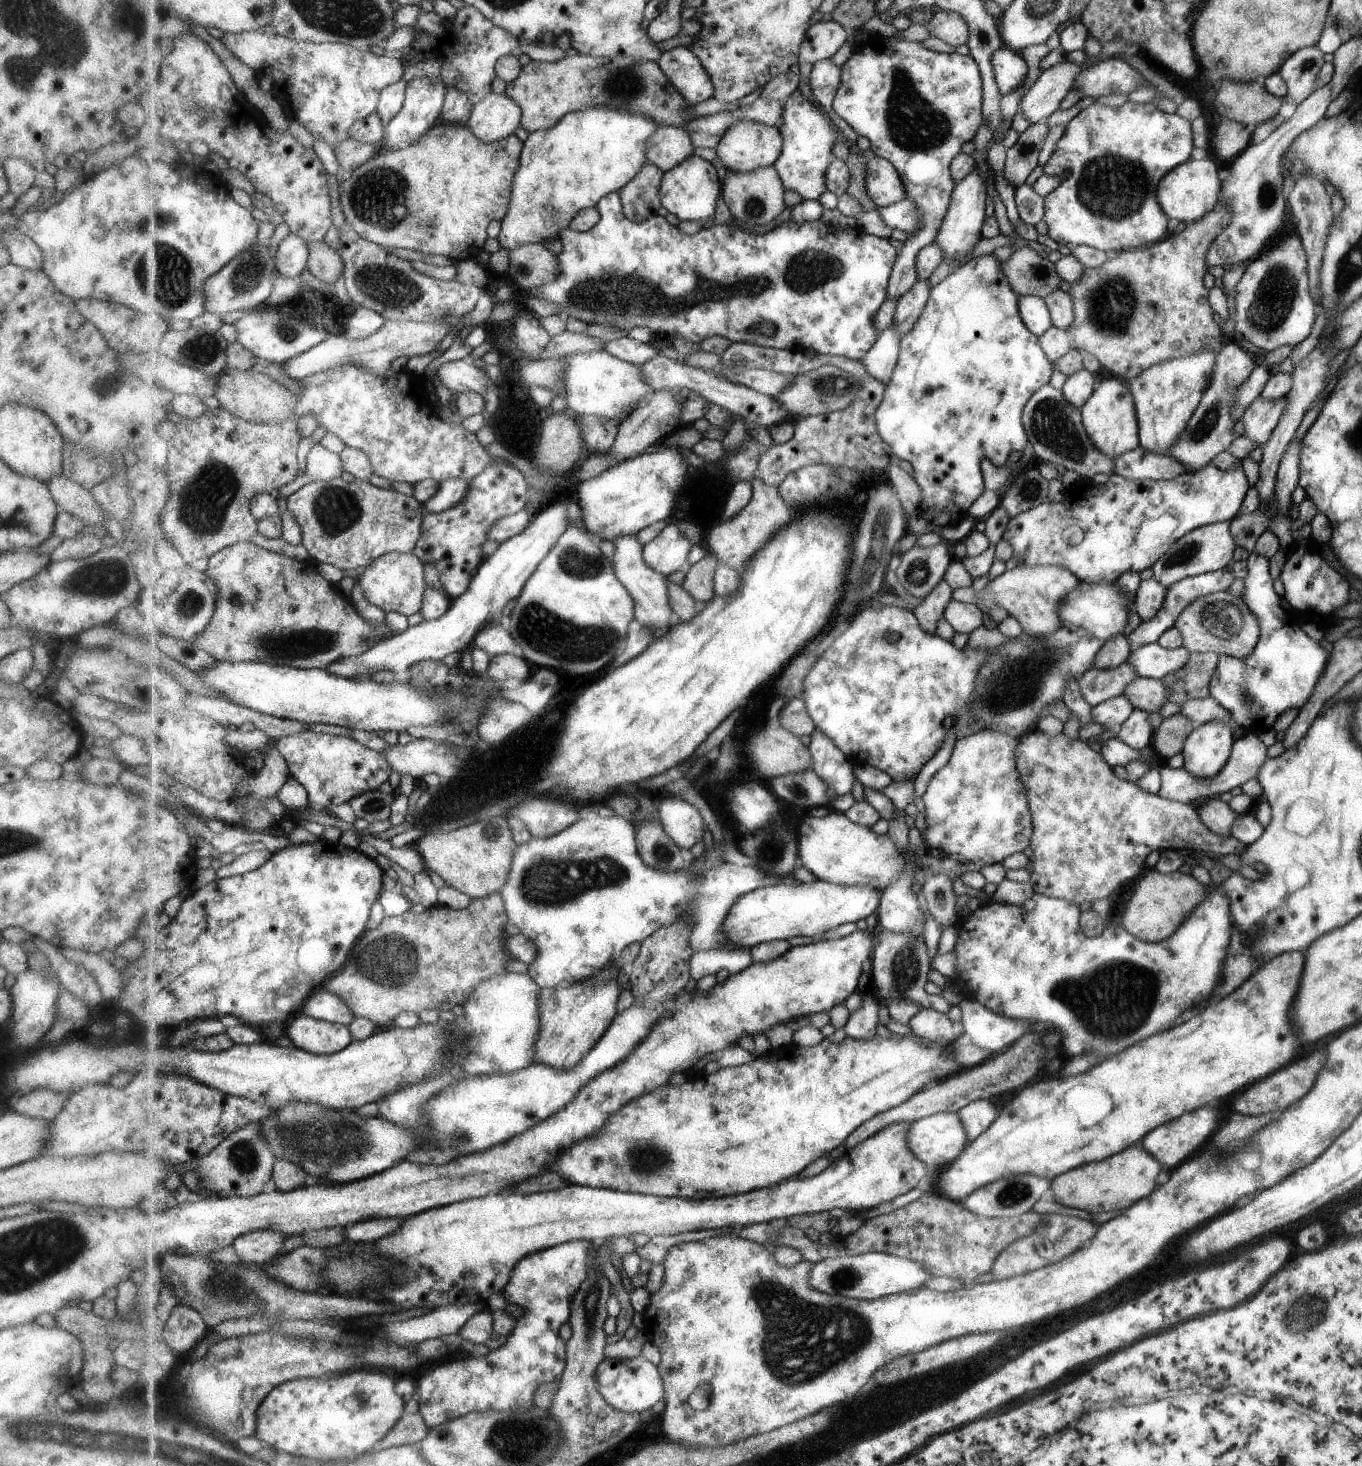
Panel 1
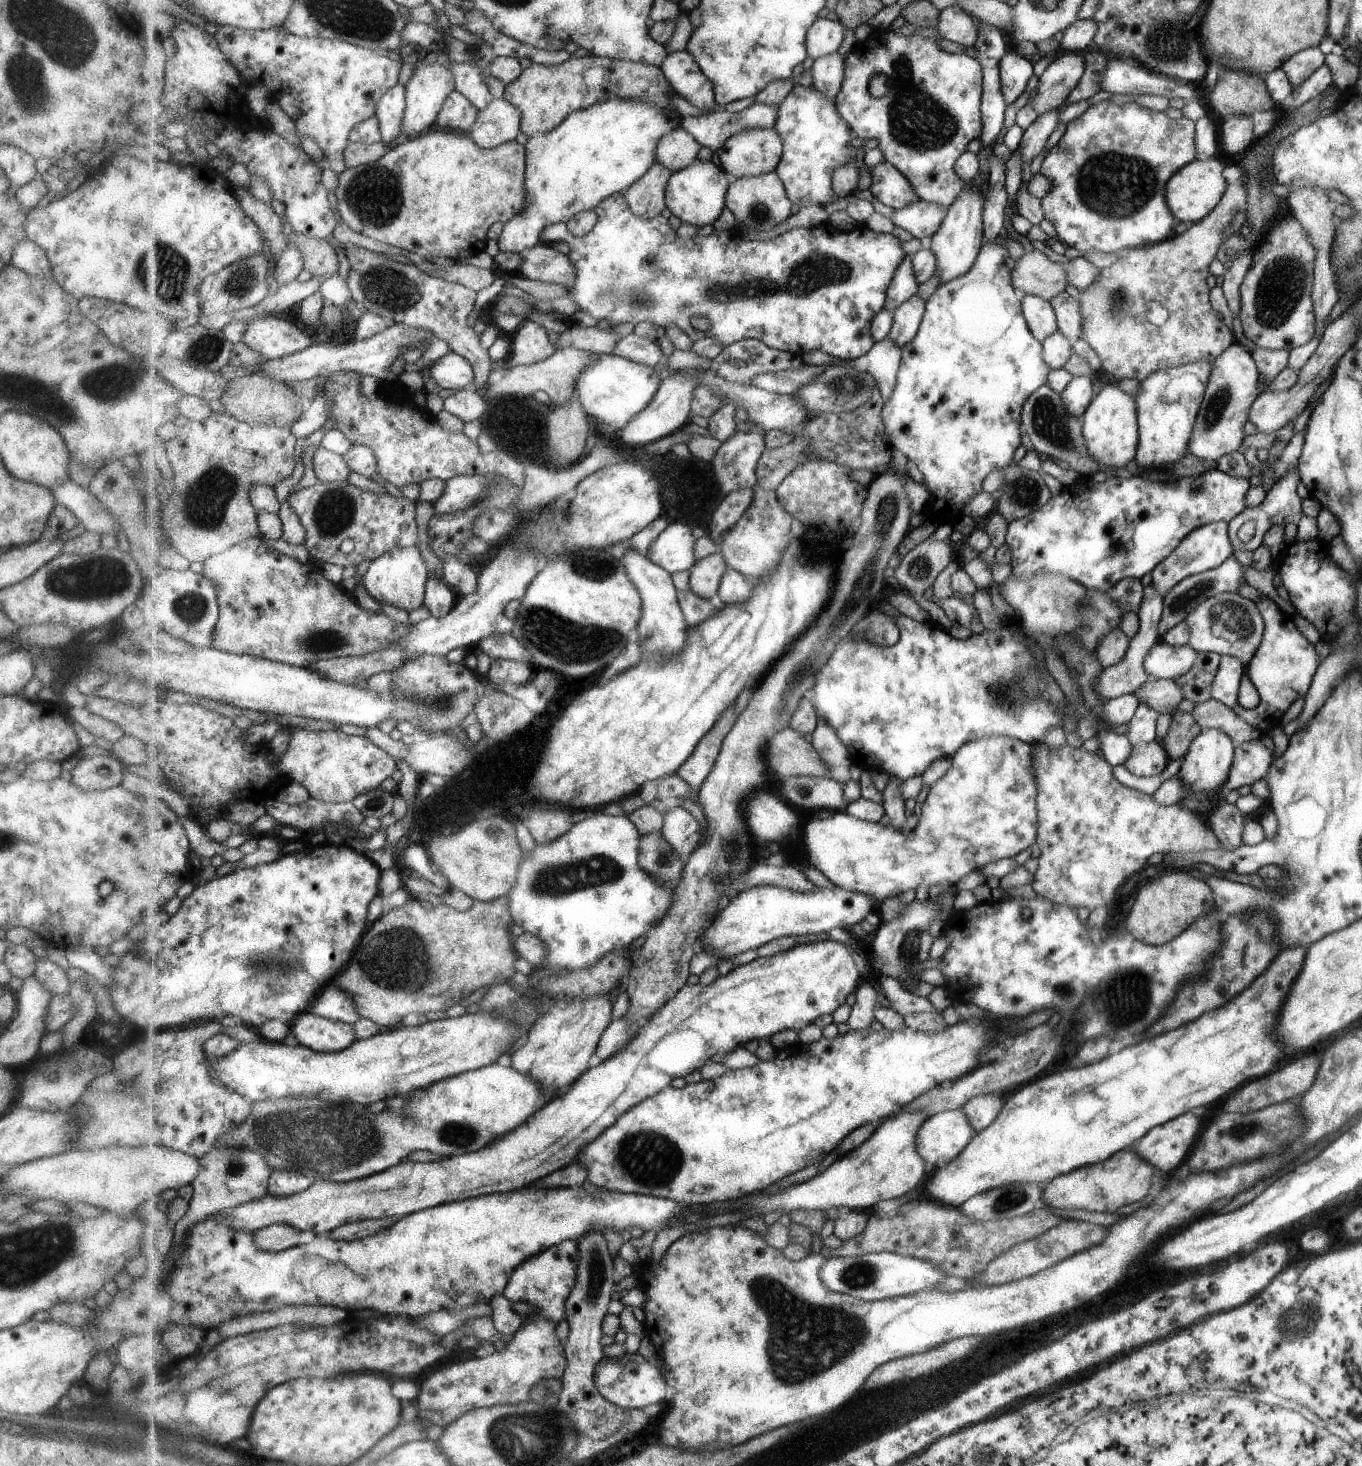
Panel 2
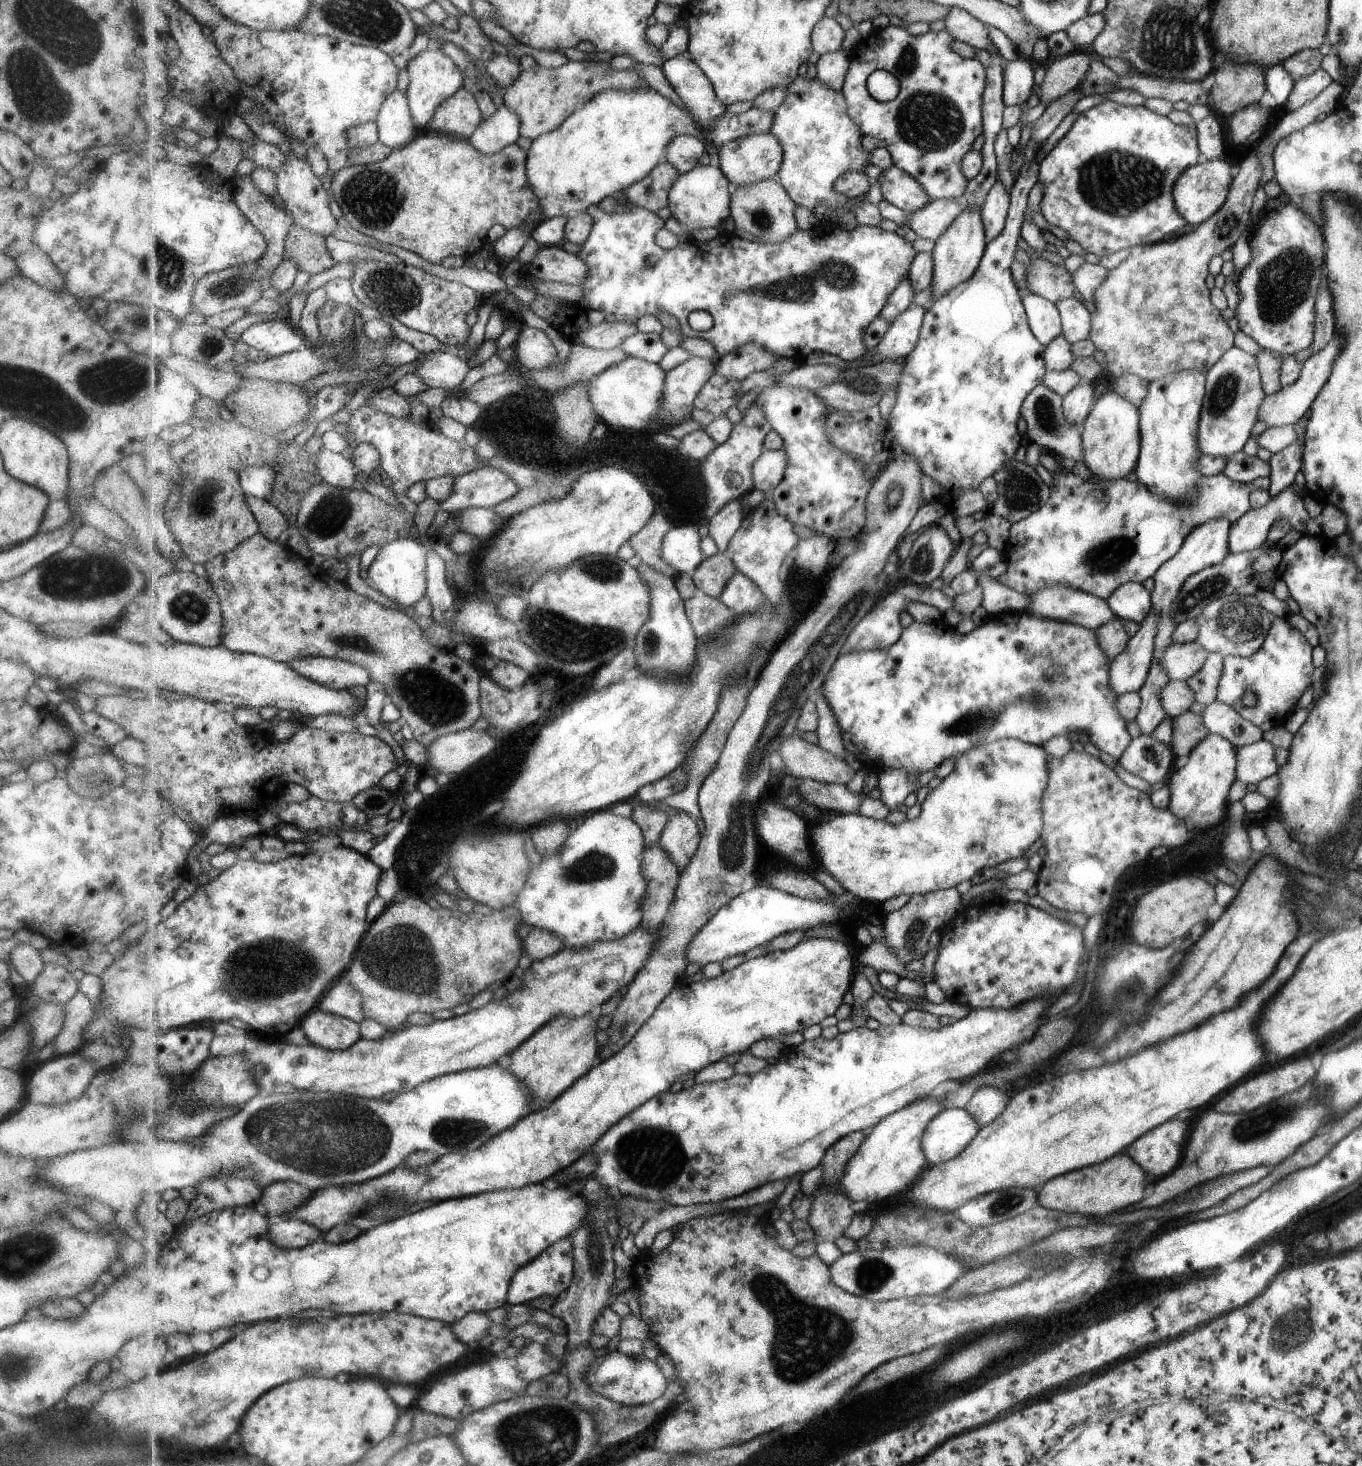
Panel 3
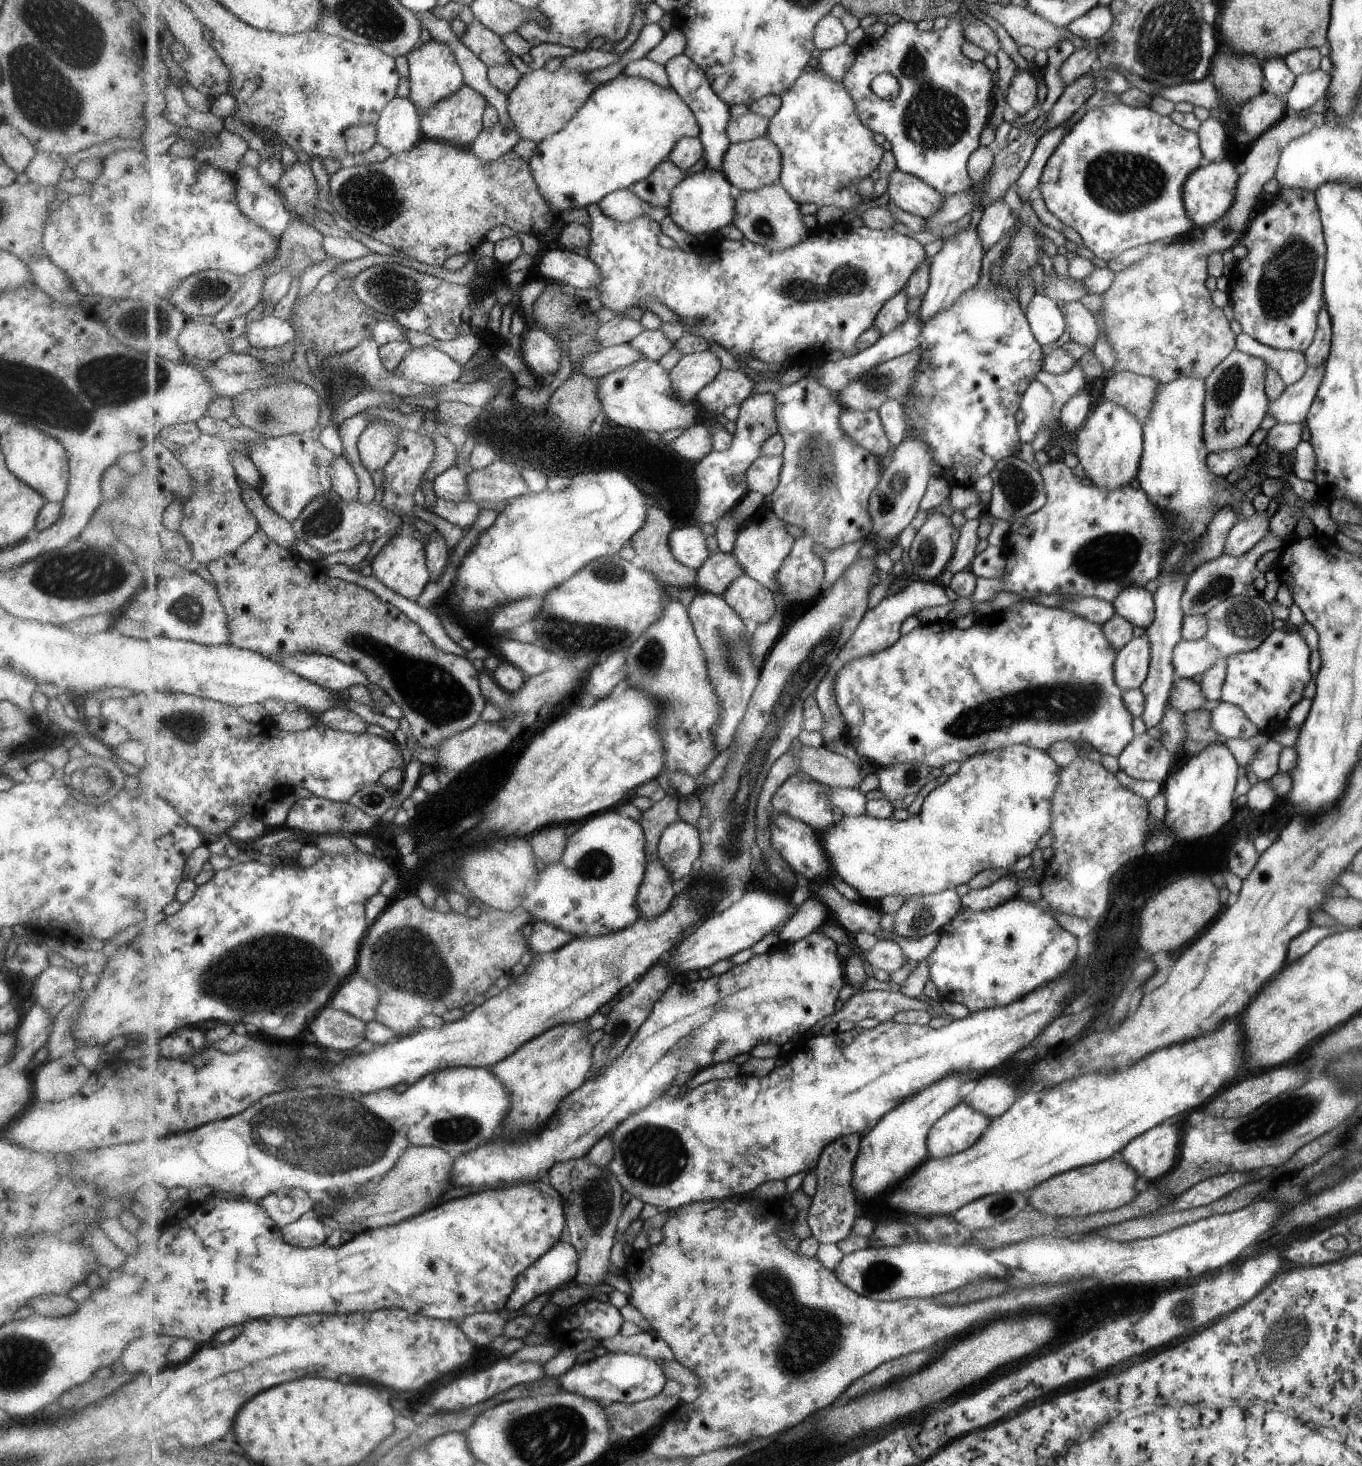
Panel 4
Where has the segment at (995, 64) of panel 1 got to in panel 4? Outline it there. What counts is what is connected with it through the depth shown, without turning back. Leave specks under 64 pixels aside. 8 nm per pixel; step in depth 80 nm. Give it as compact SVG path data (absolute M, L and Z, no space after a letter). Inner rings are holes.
M1018 70L1016 75L1010 80L1004 99L1007 106L1011 107L1022 116L1031 110L1036 104L1035 92L1037 92L1037 73L1025 73Z

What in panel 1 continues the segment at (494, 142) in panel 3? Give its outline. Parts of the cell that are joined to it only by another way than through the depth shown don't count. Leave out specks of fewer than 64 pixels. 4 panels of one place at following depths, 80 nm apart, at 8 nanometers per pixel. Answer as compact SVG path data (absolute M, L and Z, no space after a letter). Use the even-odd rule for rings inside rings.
M491 93L474 105L467 126L484 143L503 140L522 126L521 105L505 93Z

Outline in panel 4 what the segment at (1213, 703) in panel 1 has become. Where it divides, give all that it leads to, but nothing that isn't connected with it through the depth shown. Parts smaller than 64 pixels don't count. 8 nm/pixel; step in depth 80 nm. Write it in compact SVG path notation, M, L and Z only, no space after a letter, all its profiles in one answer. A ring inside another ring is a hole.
M1221 701L1210 710L1212 727L1226 739L1248 739L1259 733L1258 728L1238 706Z

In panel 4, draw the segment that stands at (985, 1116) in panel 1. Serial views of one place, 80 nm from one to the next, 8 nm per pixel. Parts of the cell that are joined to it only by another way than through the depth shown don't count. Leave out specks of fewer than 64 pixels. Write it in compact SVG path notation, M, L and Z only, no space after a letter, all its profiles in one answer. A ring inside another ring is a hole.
M993 1072L989 1076L983 1073L976 1079L976 1084L967 1094L966 1100L972 1109L994 1119L1011 1106L1014 1101L1013 1088L1004 1077L993 1076Z

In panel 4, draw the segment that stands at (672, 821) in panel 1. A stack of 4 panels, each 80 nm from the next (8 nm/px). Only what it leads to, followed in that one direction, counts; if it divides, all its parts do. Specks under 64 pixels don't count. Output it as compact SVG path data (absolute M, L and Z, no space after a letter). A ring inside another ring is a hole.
M679 820L670 824L661 836L658 855L680 886L695 872L700 862L699 832L695 826Z

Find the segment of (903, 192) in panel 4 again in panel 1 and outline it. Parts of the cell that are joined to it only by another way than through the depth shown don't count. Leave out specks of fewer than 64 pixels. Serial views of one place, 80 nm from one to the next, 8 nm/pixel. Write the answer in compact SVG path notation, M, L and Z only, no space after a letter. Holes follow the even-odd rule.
M875 156L868 161L866 177L867 195L878 207L888 207L908 196L902 176L890 160Z

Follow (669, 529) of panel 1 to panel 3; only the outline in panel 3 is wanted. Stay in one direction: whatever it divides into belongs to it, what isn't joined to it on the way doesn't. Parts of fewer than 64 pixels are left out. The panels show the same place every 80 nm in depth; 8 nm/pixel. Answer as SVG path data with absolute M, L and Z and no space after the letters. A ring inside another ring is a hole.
M692 524L672 526L662 544L664 560L672 564L679 573L688 573L692 578L697 567L707 556L702 549L702 536L699 528Z

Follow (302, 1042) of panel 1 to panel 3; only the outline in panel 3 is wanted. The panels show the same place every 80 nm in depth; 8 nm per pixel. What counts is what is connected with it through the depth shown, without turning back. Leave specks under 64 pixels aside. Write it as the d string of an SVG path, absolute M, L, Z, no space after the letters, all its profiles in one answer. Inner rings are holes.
M321 1009L311 1011L301 1028L313 1045L327 1050L347 1050L362 1038L360 1023Z

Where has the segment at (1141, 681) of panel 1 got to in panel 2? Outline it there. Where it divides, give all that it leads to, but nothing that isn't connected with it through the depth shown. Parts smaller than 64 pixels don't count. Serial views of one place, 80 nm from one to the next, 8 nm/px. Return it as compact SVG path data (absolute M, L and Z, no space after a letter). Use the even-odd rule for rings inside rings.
M1148 678L1133 694L1139 702L1146 702L1158 713L1170 716L1176 710L1177 704L1184 698L1180 686L1171 679Z

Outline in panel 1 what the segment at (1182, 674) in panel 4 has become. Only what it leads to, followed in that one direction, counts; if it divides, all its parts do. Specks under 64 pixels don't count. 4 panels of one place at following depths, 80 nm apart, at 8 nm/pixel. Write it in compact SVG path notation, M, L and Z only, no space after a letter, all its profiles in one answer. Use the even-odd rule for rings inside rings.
M1155 642L1132 650L1127 662L1134 668L1137 676L1160 679L1167 673L1173 674L1184 667L1189 655L1190 652L1183 645L1167 650Z

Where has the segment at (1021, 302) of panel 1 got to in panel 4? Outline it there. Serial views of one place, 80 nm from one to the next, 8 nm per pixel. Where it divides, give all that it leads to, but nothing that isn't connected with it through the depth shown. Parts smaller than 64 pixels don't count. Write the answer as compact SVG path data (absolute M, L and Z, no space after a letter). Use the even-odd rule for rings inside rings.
M1033 294L1027 304L1026 319L1035 340L1041 346L1065 338L1065 318L1051 297Z

